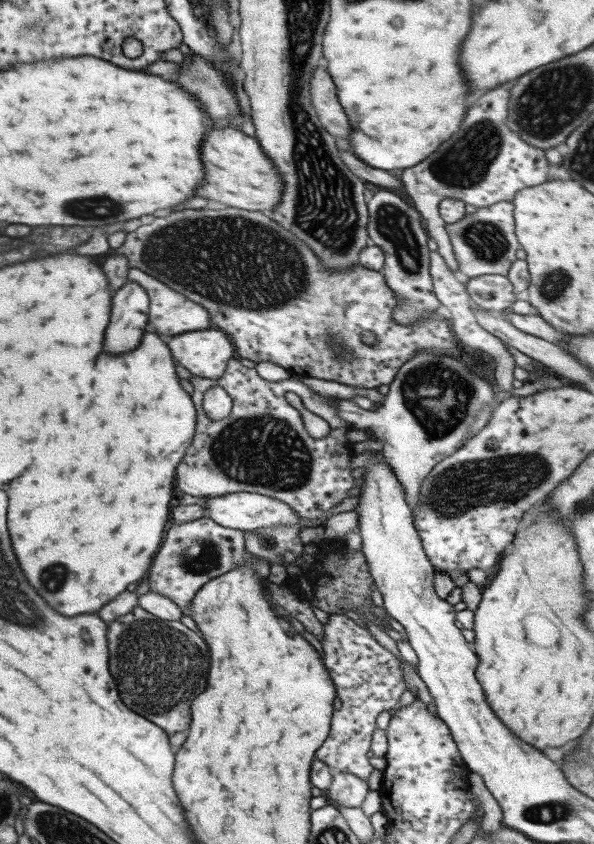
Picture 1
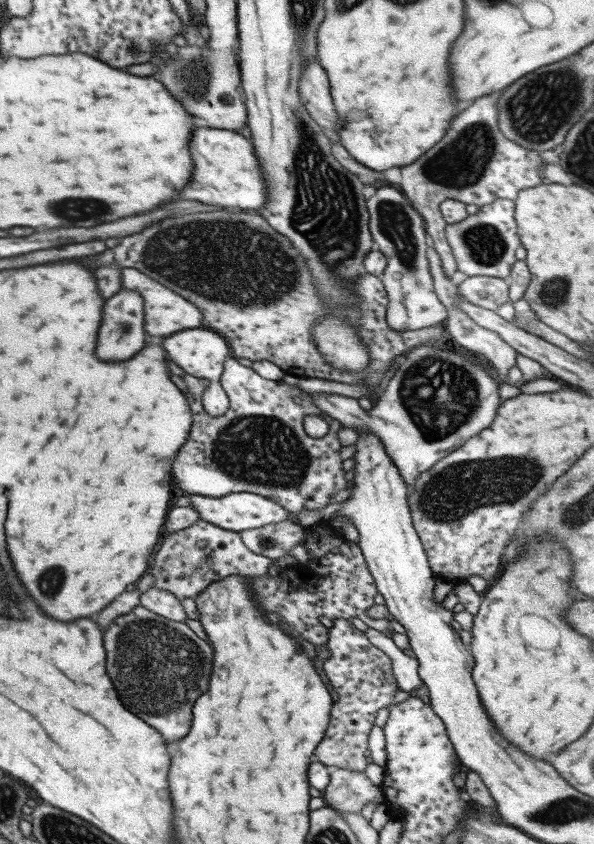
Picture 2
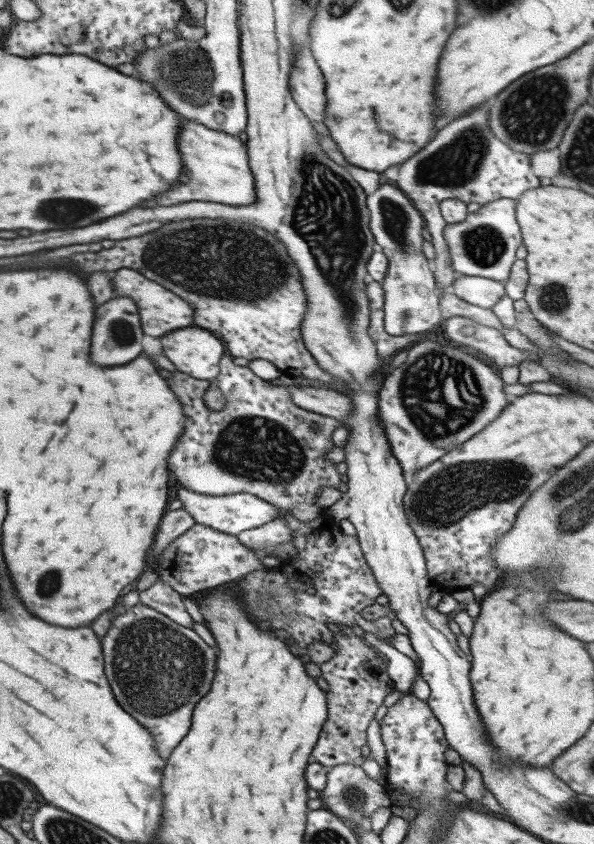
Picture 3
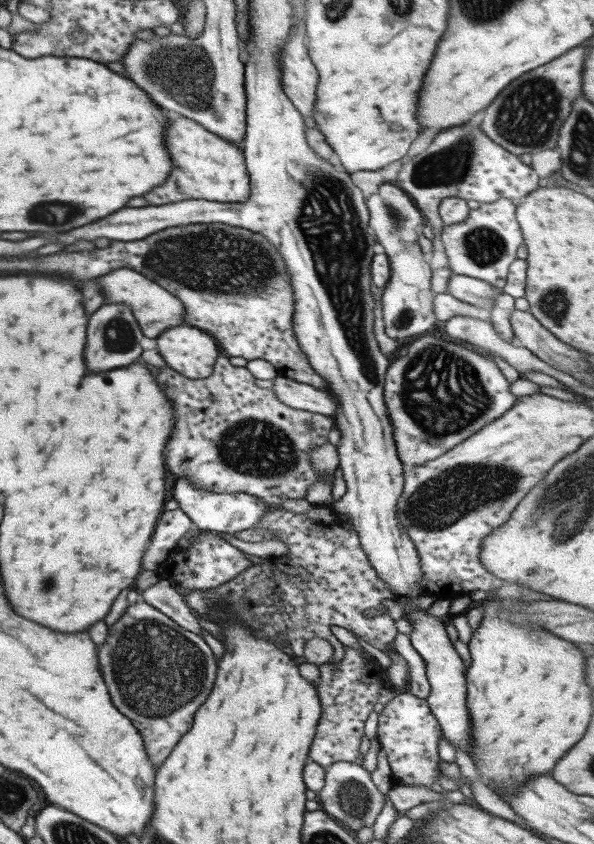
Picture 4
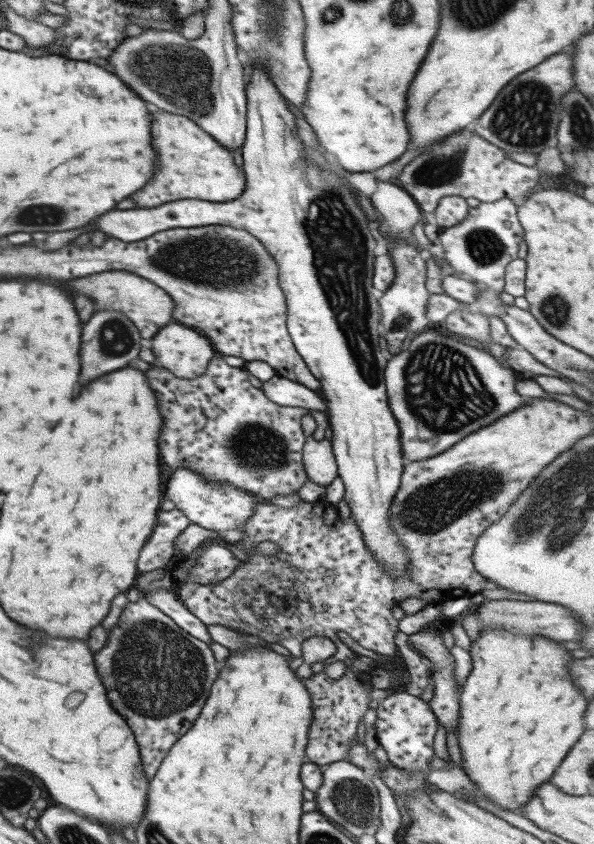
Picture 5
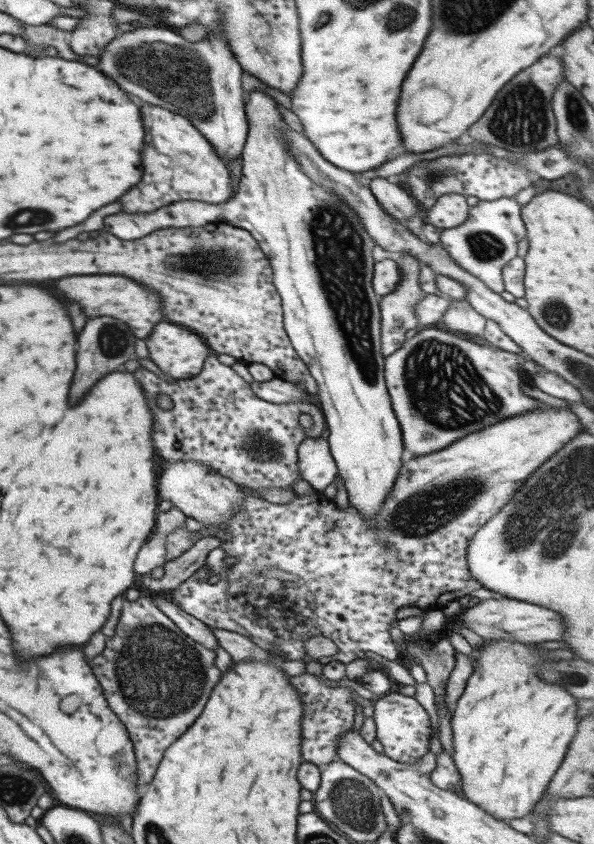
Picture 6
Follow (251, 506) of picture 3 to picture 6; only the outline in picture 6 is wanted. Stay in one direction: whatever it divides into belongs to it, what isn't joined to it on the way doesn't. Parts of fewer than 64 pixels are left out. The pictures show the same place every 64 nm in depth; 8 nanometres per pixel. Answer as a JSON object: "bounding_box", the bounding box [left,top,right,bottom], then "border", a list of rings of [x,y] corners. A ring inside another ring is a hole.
{"bounding_box":[156,461,242,529],"border":[[[197,461],[163,462],[157,474],[156,496],[159,501],[171,502],[185,517],[199,521],[206,529],[230,522],[242,503],[237,485]]]}

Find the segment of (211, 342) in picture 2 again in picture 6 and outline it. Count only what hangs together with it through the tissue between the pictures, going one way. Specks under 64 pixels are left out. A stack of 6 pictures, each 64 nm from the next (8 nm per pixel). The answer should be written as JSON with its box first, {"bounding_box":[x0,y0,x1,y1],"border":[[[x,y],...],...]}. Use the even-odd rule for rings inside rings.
{"bounding_box":[144,321,212,380],"border":[[[167,321],[153,325],[153,329],[144,341],[147,347],[147,358],[164,374],[174,379],[185,380],[199,374],[205,357],[212,353],[197,334]]]}

